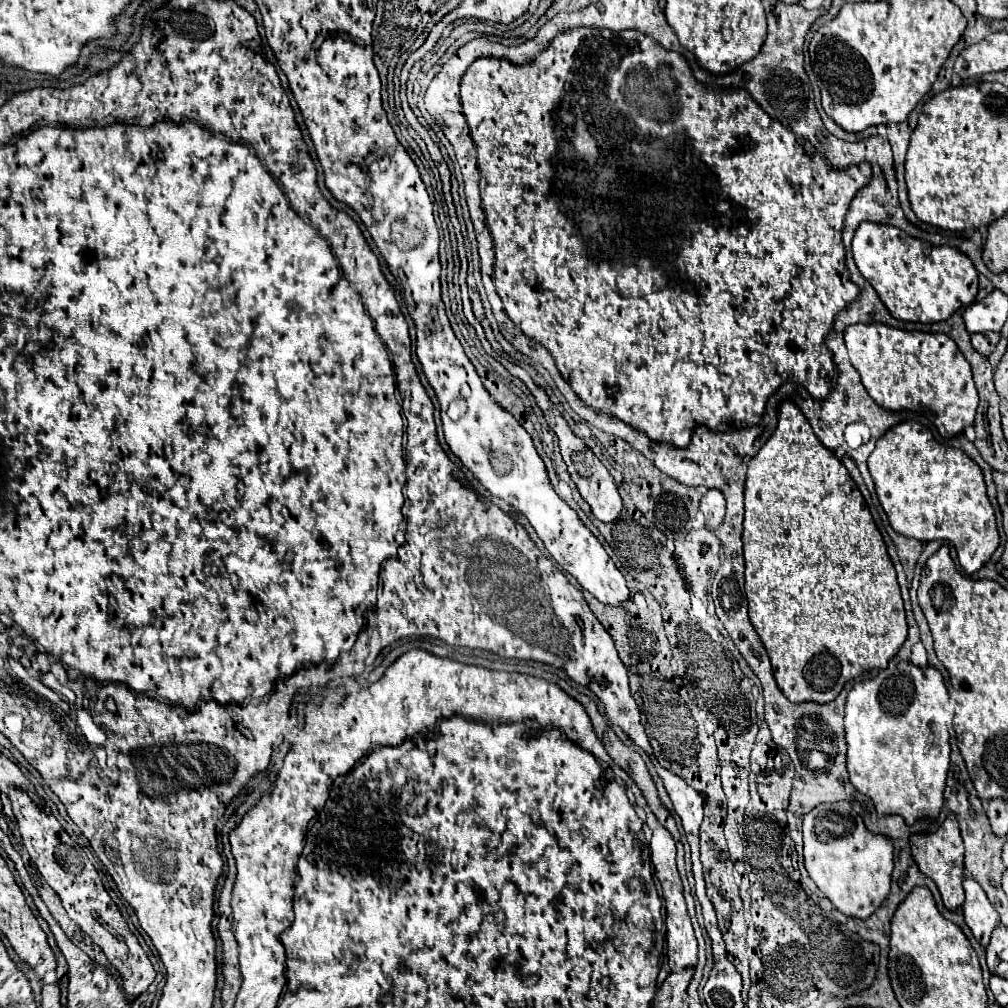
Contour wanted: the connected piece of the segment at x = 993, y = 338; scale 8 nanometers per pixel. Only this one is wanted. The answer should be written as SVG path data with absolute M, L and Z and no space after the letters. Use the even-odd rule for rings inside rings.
M973 333L971 335L971 343L973 343L975 351L979 351L985 357L989 357L995 351L999 339L1001 339L999 333Z

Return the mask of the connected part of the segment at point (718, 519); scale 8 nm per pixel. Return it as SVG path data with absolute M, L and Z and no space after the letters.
M707 489L707 493L701 497L699 509L705 515L707 527L717 529L725 519L725 495L719 489Z

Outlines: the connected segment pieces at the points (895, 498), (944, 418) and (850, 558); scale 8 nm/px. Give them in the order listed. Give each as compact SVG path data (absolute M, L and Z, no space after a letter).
M913 419L903 421L891 427L891 431L887 431L879 439L875 451L869 455L869 473L875 481L879 503L885 509L891 527L903 537L911 537L923 543L929 543L935 539L951 541L957 549L957 557L965 573L969 575L977 573L999 547L995 511L987 497L987 487L983 481L981 467L965 451L937 443L931 431L919 421L913 421Z
M881 323L869 325L851 325L845 329L845 345L853 367L861 375L861 383L867 393L875 399L877 405L891 411L919 411L937 427L941 437L955 437L963 433L967 425L973 425L977 409L977 387L973 383L971 365L955 345L955 341L943 333L921 333L921 331L903 331Z
M783 401L779 407L779 425L773 431L773 435L767 439L767 443L759 449L759 453L749 461L747 469L747 481L745 481L745 523L743 523L743 553L745 553L745 593L749 601L749 619L753 627L757 629L771 665L775 673L775 681L783 695L793 701L817 701L817 703L827 703L833 701L843 685L857 677L863 671L871 671L875 667L887 667L889 659L901 649L901 645L907 639L907 621L905 621L905 609L903 609L903 599L899 593L899 583L897 583L897 573L895 567L889 559L887 545L871 517L871 511L865 505L865 499L857 485L853 483L849 471L845 465L835 457L831 449L827 449L817 435L811 429L811 423L805 419L805 415L797 409L795 403Z

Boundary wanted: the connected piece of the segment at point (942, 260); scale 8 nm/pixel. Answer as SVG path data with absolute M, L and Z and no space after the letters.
M861 223L853 237L853 259L883 305L899 321L945 321L957 309L973 303L977 295L977 271L965 253L955 247L935 247L891 225Z

